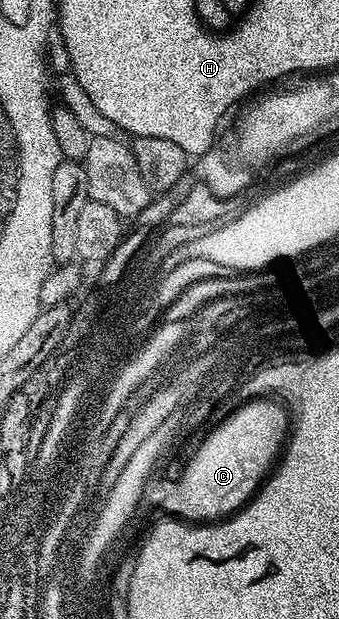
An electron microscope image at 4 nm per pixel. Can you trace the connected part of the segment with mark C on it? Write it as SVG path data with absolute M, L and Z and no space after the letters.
M251 399L227 418L219 419L213 425L215 428L196 444L200 449L200 470L194 470L194 496L180 496L173 515L186 522L218 522L237 512L258 491L271 471L274 448L284 441L283 427L286 423L287 409L277 399Z

